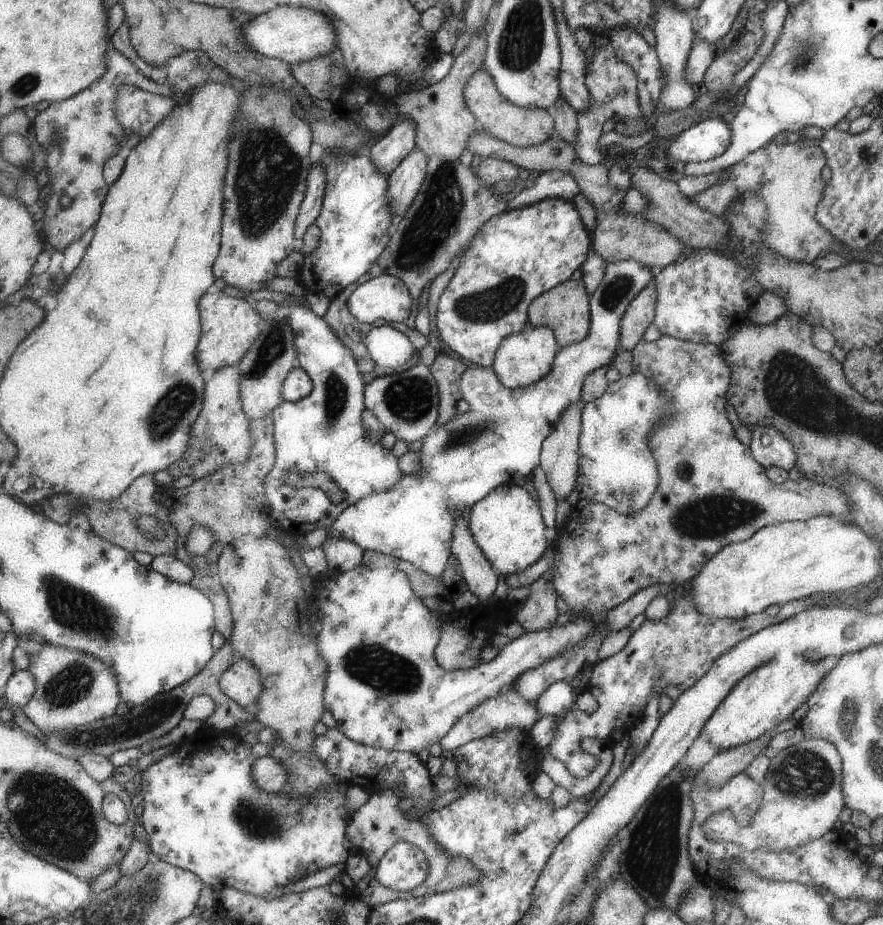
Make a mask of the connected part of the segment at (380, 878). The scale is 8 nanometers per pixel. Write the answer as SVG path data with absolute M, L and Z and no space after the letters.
M401 840L376 867L376 880L381 886L405 892L424 883L427 867L423 852Z

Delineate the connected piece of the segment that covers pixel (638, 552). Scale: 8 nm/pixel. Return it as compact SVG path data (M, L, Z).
M661 335L651 342L642 338L630 352L633 371L653 378L663 392L673 398L677 414L671 420L663 420L661 426L649 436L649 448L653 450L653 458L657 462L659 484L646 507L633 514L620 514L579 498L570 508L565 523L558 529L551 568L552 584L559 600L563 600L563 607L571 608L571 616L603 616L643 588L655 584L679 586L691 581L721 548L749 539L753 532L771 524L803 521L821 514L839 516L841 520L854 524L851 505L841 488L821 485L803 477L772 484L766 478L765 469L752 457L751 450L735 438L725 416L725 388L732 380L732 370L724 359L722 346Z

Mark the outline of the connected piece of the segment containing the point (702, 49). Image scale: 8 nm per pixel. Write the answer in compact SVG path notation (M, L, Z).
M692 40L691 50L685 58L685 72L683 72L683 78L691 88L695 90L701 85L701 78L716 54L717 45L705 44L701 40Z

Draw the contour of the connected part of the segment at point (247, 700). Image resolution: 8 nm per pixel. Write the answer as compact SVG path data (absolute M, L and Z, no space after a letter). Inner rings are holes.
M239 658L217 676L217 688L243 709L249 709L260 697L263 682L260 674L247 660Z

